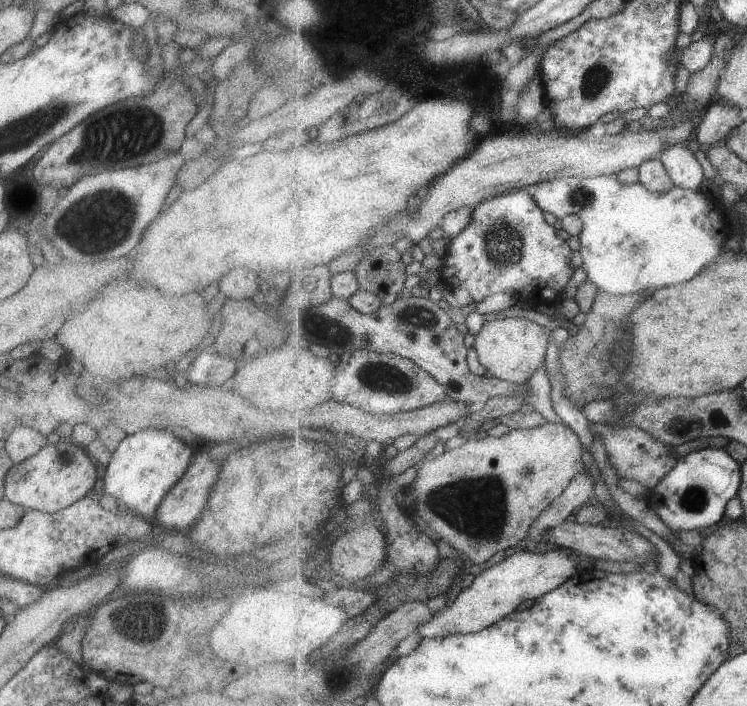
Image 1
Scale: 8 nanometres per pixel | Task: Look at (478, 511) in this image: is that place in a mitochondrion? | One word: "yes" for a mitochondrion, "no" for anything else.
yes

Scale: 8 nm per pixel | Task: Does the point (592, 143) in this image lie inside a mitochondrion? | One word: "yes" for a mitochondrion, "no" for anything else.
no

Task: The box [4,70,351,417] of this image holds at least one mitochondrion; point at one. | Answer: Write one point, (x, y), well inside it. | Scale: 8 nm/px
(117, 136)

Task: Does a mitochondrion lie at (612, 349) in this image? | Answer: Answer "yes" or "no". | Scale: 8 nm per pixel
yes

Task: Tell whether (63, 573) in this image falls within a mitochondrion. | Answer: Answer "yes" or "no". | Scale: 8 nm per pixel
no

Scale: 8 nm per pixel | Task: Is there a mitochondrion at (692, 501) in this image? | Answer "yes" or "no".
yes

